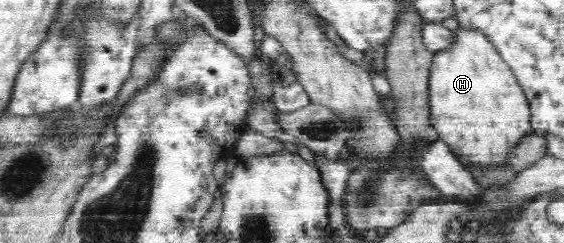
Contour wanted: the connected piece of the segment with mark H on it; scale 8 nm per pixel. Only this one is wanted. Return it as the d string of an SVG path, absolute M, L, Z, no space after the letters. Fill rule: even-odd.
M460 28L455 32L457 38L456 45L450 50L445 50L434 55L430 73L429 114L431 128L438 134L439 140L441 140L444 145L447 145L452 155L455 155L455 158L471 173L482 173L482 175L487 175L487 173L493 173L493 171L507 171L507 169L513 167L511 166L511 157L513 157L517 145L530 134L530 129L532 128L532 114L528 100L523 92L523 88L518 84L516 77L513 75L511 68L503 61L503 58L499 56L499 53L495 51L495 48L491 47L491 42L487 40L484 33L475 32L473 30L467 31L463 28Z

